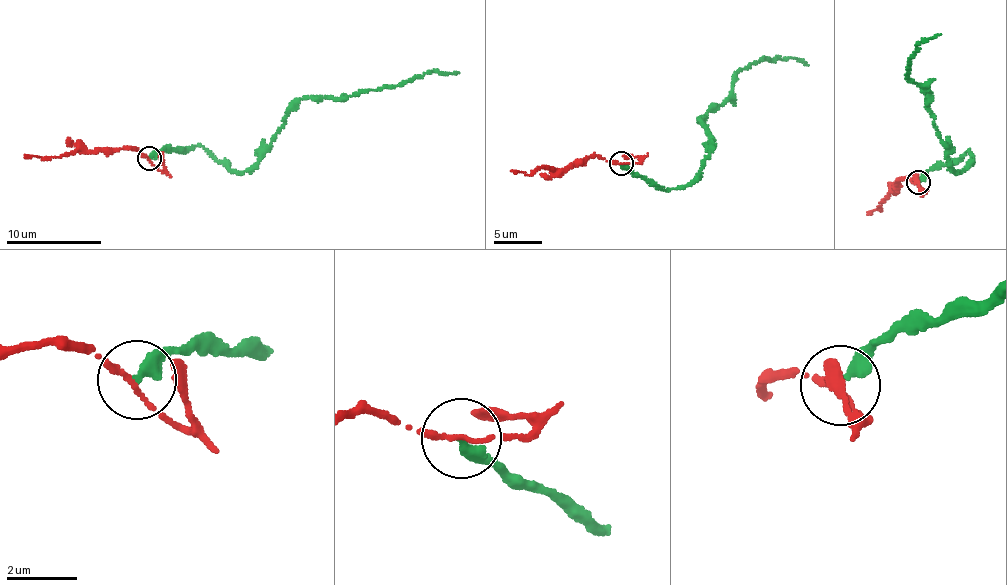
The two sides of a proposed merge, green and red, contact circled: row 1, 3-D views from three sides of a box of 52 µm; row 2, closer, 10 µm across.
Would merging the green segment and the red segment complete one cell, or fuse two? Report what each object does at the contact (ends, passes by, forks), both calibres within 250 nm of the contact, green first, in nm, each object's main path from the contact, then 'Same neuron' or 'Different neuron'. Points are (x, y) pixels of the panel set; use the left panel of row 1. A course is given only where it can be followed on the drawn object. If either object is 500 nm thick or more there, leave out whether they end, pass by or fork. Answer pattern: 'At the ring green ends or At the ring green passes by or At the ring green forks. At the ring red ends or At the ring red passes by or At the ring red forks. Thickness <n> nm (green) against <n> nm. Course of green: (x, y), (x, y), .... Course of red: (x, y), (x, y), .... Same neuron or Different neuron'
At the ring green ends. At the ring red passes by. Thickness 280 nm (green) against 120 nm. Course of green: (150, 158), (161, 150), (196, 146), (244, 171), (301, 98), (340, 97), (391, 88), (425, 73), (459, 72). Course of red: (148, 157), (127, 149), (24, 157). Different neuron

